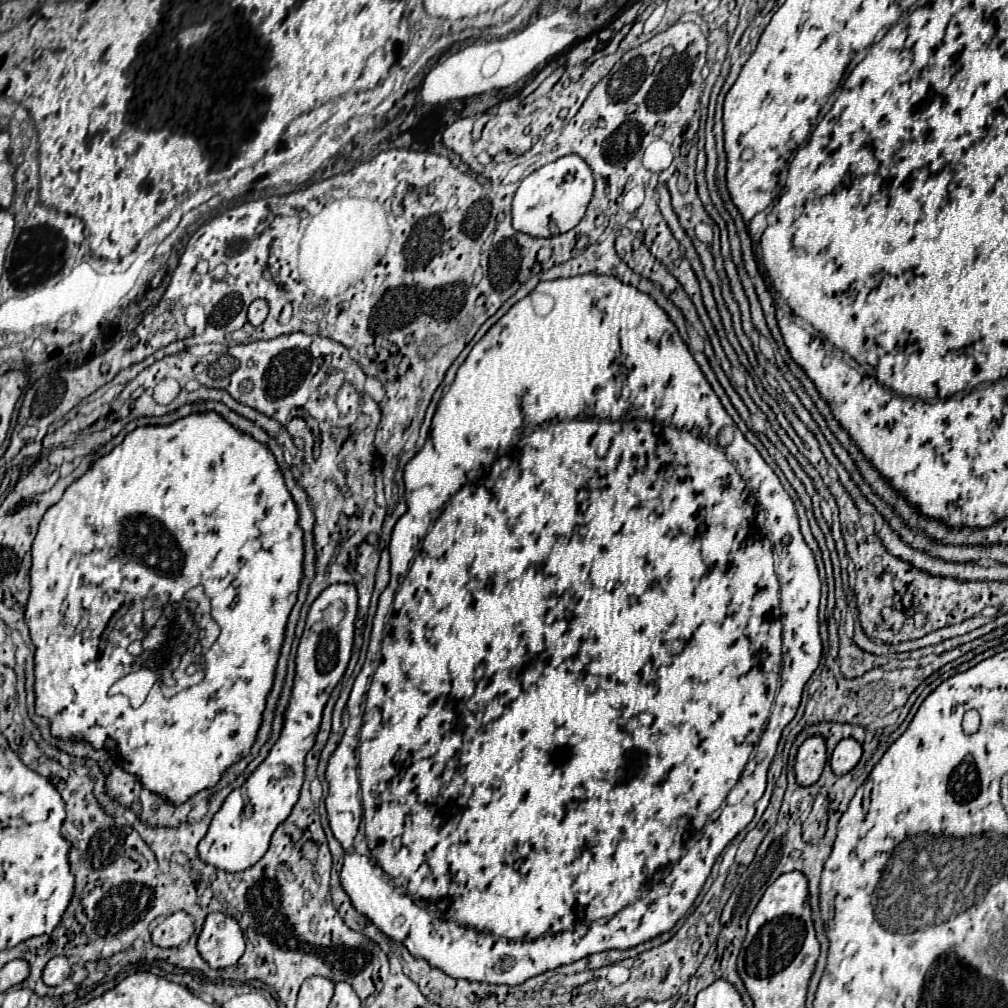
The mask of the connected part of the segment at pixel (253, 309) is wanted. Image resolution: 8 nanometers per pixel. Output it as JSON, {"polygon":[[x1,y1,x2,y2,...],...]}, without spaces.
{"polygon":[[263,298,255,300,255,302,249,306,249,322,251,322,253,326,263,324,265,318,267,318,267,314,269,314,269,302,263,300]]}

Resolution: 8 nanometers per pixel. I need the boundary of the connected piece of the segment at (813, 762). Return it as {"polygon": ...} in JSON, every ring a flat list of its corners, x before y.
{"polygon":[[809,736,797,750,795,774,801,786,811,786,819,780,827,760,827,748,823,736]]}

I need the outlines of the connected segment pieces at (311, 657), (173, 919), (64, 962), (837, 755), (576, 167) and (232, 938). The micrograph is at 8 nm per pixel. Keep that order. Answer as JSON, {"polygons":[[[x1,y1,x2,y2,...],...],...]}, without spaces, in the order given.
{"polygons":[[[353,584,327,586,313,602,297,650,295,686,289,708,285,712,283,732,265,762,247,778,241,788,235,788,227,796,221,810,213,816,209,832,199,844,199,858,205,864,225,872,249,870,267,852,275,828,291,814,303,784,305,756,315,744,323,708,329,700,329,694,343,678,351,658,355,616,357,588]],[[175,912,153,930,153,944,161,948,177,948,193,934,193,918,187,912]],[[55,956,47,962,43,970,43,982,47,986,59,986,71,976,71,964,65,956]],[[843,738,831,754,831,768,837,776,843,776,855,768,859,758,861,758,861,744,855,738]],[[577,154,557,158,555,162,545,164,533,174,529,174,519,184,513,198,513,228,517,232,537,238,551,238,555,234,569,232,581,222,591,196,593,174,585,160,579,158]],[[213,912,203,924,197,948,211,968,229,968,243,956,245,938,235,918,223,912]]]}

